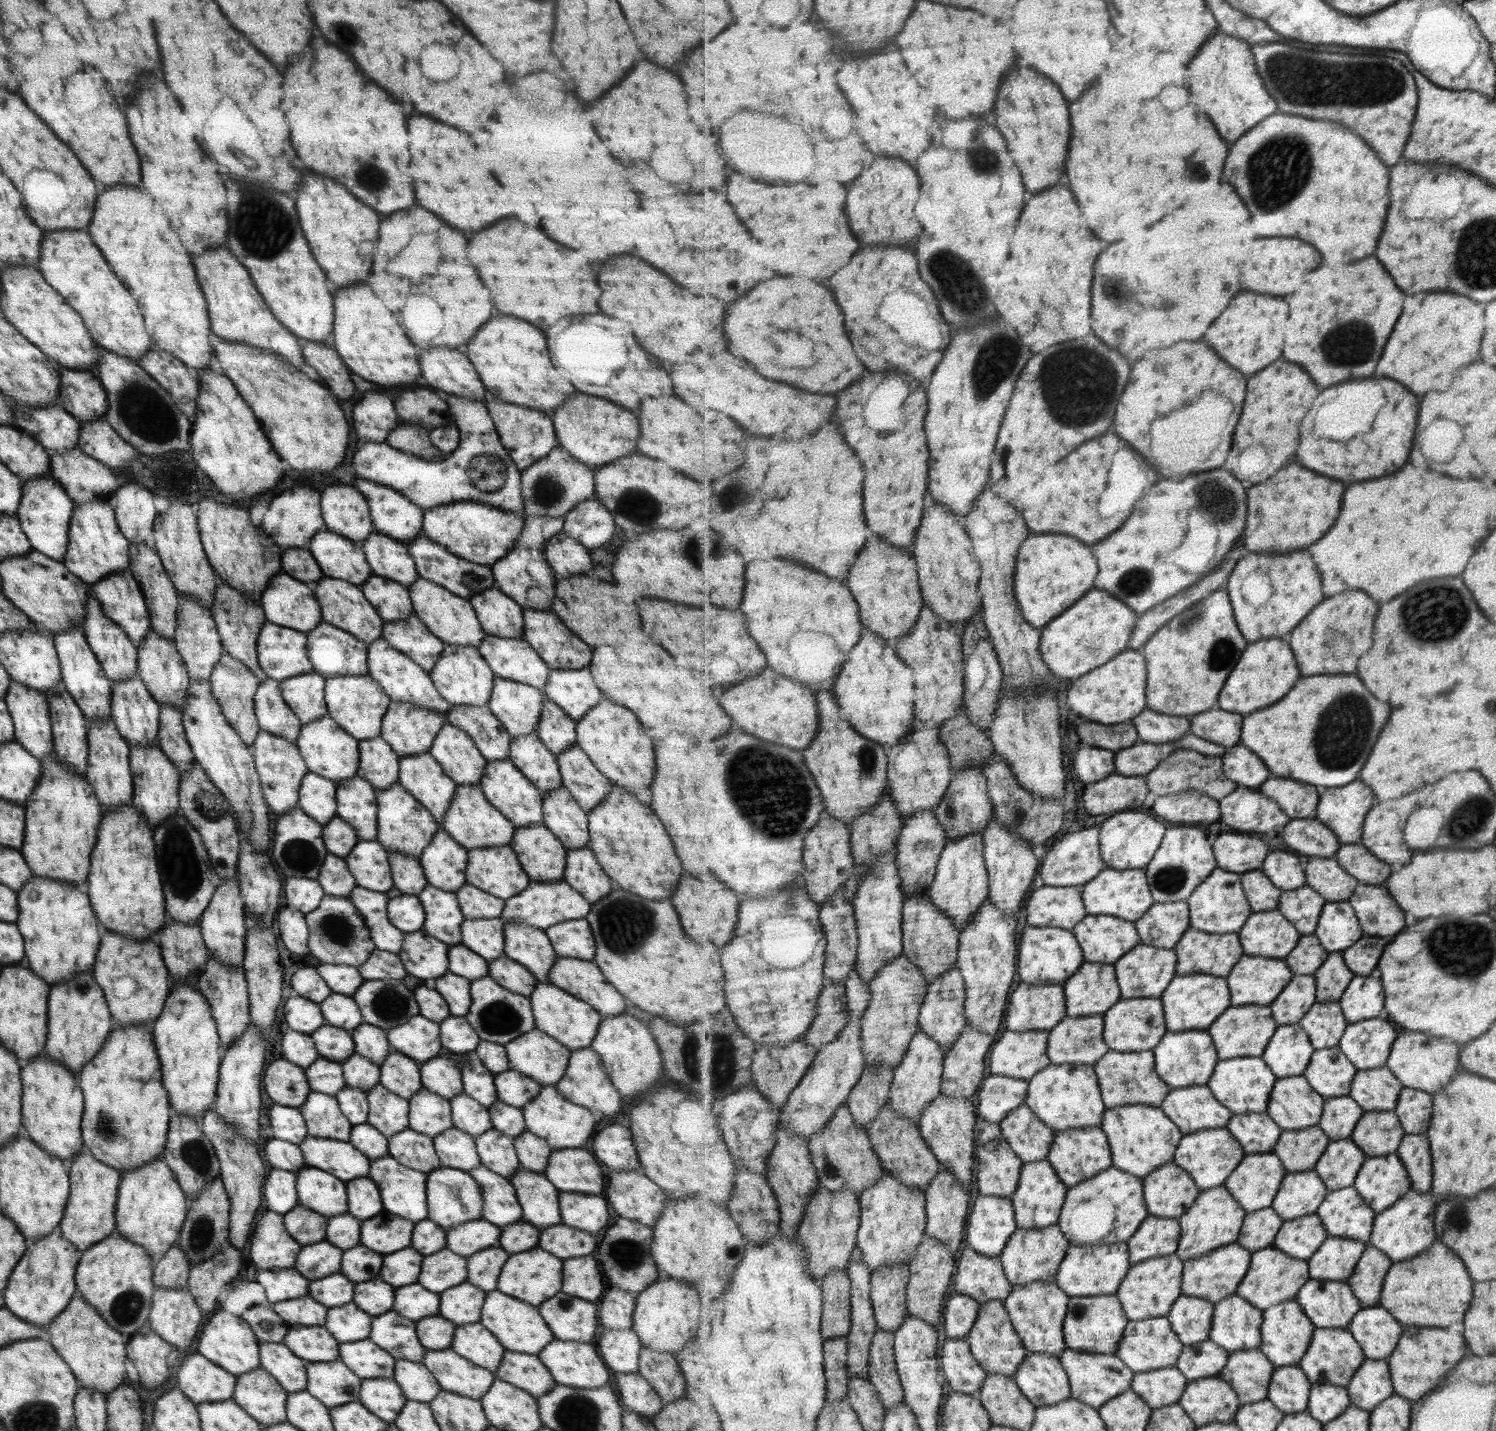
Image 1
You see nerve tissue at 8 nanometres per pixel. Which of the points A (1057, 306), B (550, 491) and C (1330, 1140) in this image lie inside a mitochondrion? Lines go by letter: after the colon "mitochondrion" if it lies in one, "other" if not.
A: other
B: mitochondrion
C: other

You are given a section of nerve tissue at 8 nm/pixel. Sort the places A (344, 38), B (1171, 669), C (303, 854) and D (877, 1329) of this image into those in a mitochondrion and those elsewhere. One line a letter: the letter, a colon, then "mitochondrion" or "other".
A: mitochondrion
B: other
C: mitochondrion
D: other

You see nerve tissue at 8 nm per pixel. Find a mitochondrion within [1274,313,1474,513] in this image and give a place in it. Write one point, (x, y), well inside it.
(1336, 347)

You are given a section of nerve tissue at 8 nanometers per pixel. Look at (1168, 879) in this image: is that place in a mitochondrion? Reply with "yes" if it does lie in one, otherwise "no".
yes

